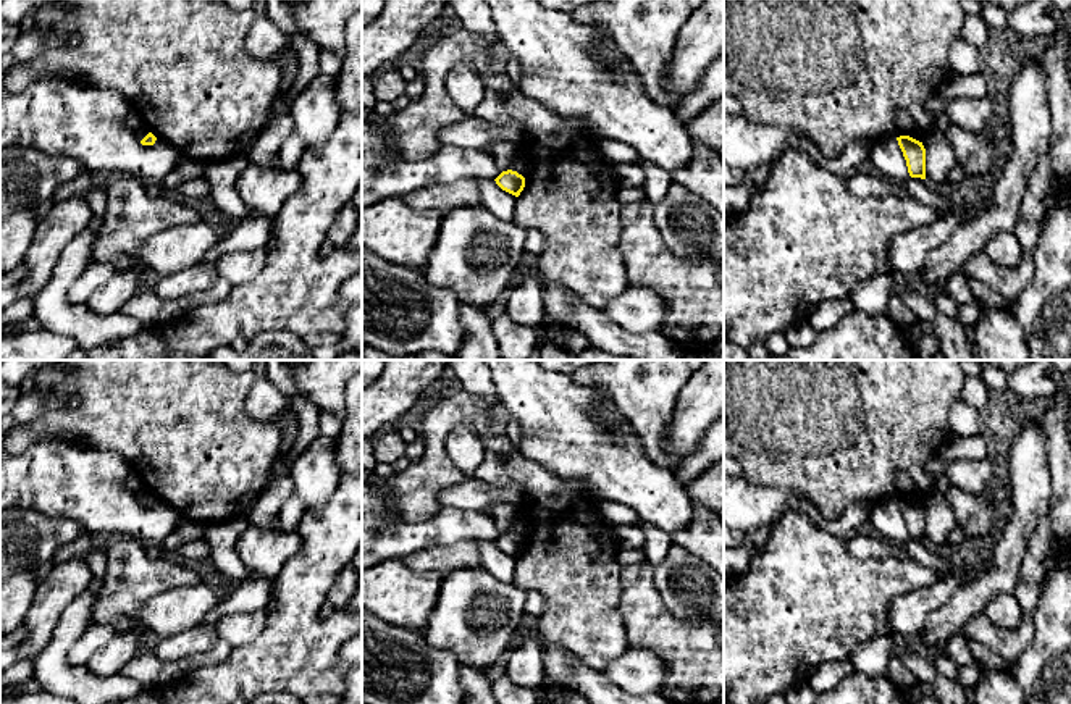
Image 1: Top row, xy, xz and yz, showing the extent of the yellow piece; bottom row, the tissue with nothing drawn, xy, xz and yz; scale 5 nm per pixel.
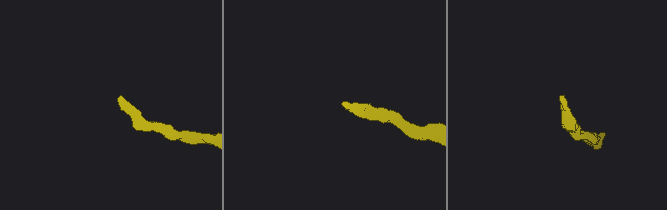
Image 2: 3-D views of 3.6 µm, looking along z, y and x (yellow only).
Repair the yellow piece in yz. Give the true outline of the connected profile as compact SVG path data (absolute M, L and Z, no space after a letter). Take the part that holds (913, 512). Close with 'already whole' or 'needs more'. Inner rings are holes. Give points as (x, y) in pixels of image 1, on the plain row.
M900 497L897 502L906 522L909 538L926 541L926 510L922 504L909 497Z; already whole

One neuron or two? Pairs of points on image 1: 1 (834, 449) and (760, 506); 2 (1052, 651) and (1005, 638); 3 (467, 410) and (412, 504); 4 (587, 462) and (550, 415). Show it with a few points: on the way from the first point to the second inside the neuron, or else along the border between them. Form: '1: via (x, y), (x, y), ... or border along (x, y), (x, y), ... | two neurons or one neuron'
1: border along (745, 477), (755, 485), (787, 488), (798, 494) | two neurons
2: border along (1024, 648), (1015, 657) | two neurons
3: via (441, 428), (435, 435), (435, 469), (425, 478) | one neuron
4: via (587, 451), (561, 425) | one neuron

